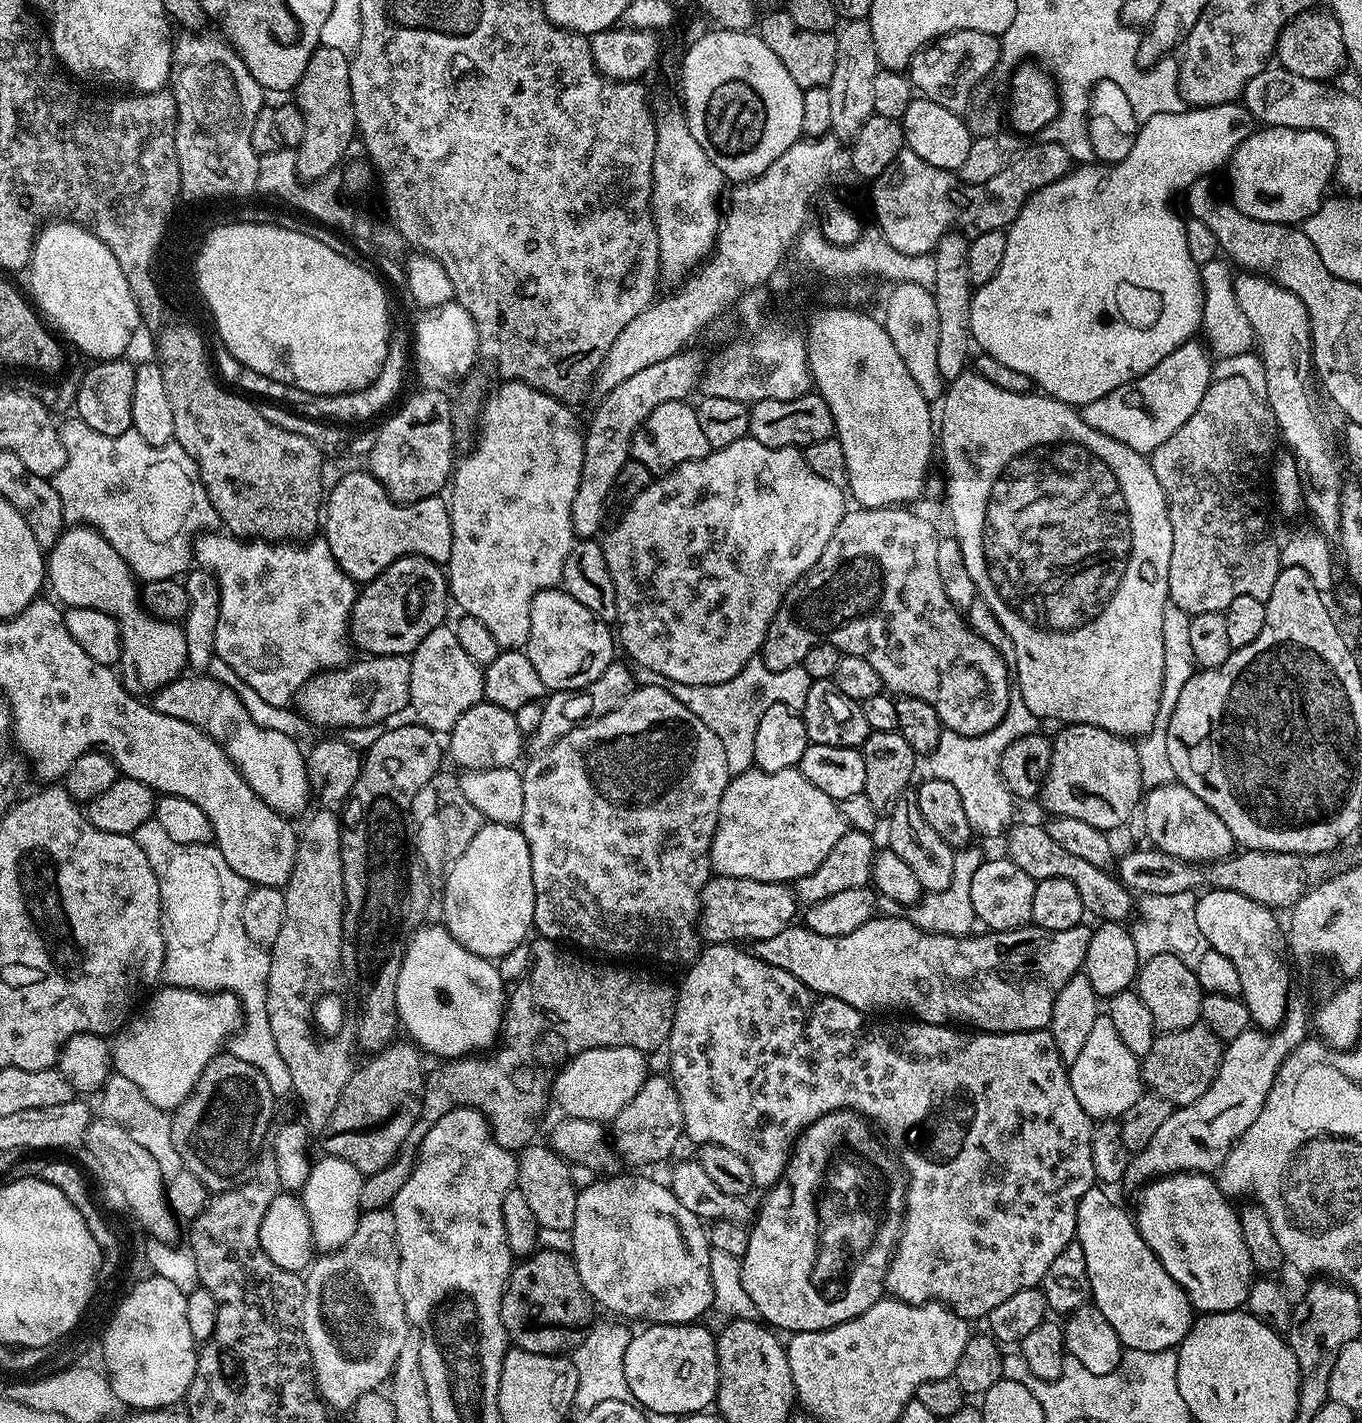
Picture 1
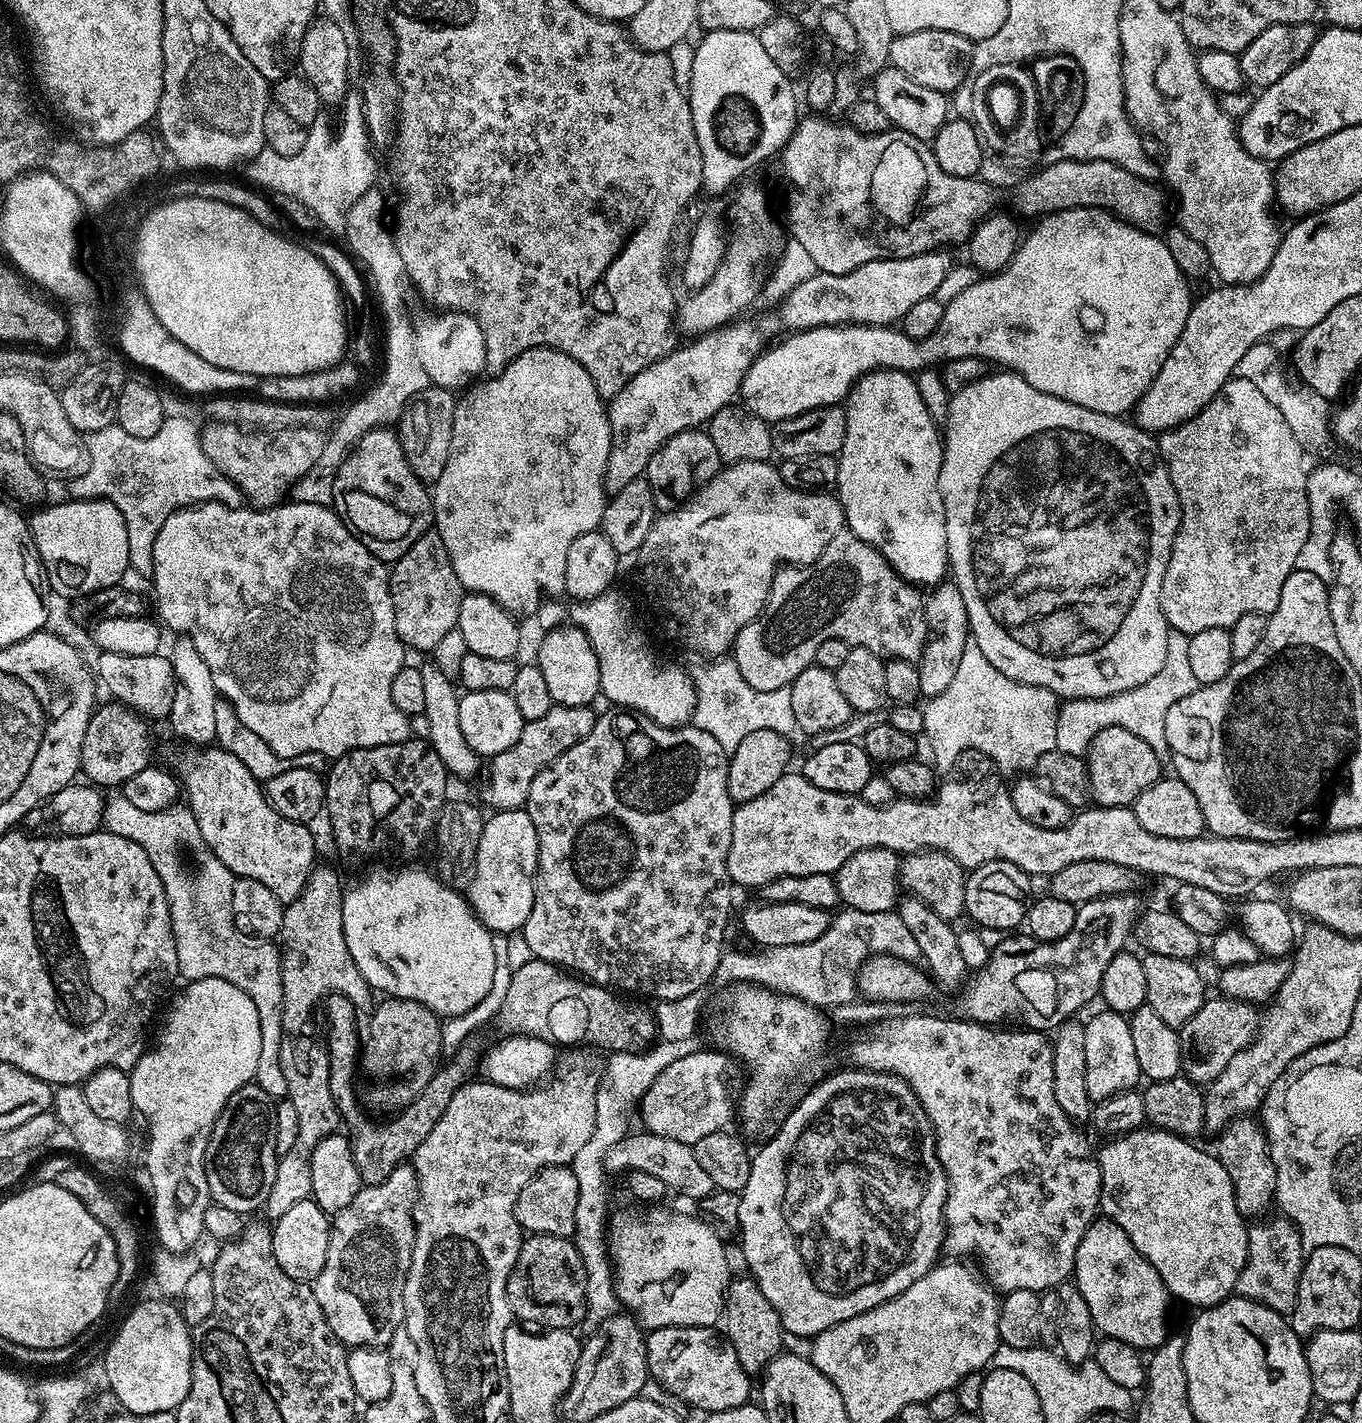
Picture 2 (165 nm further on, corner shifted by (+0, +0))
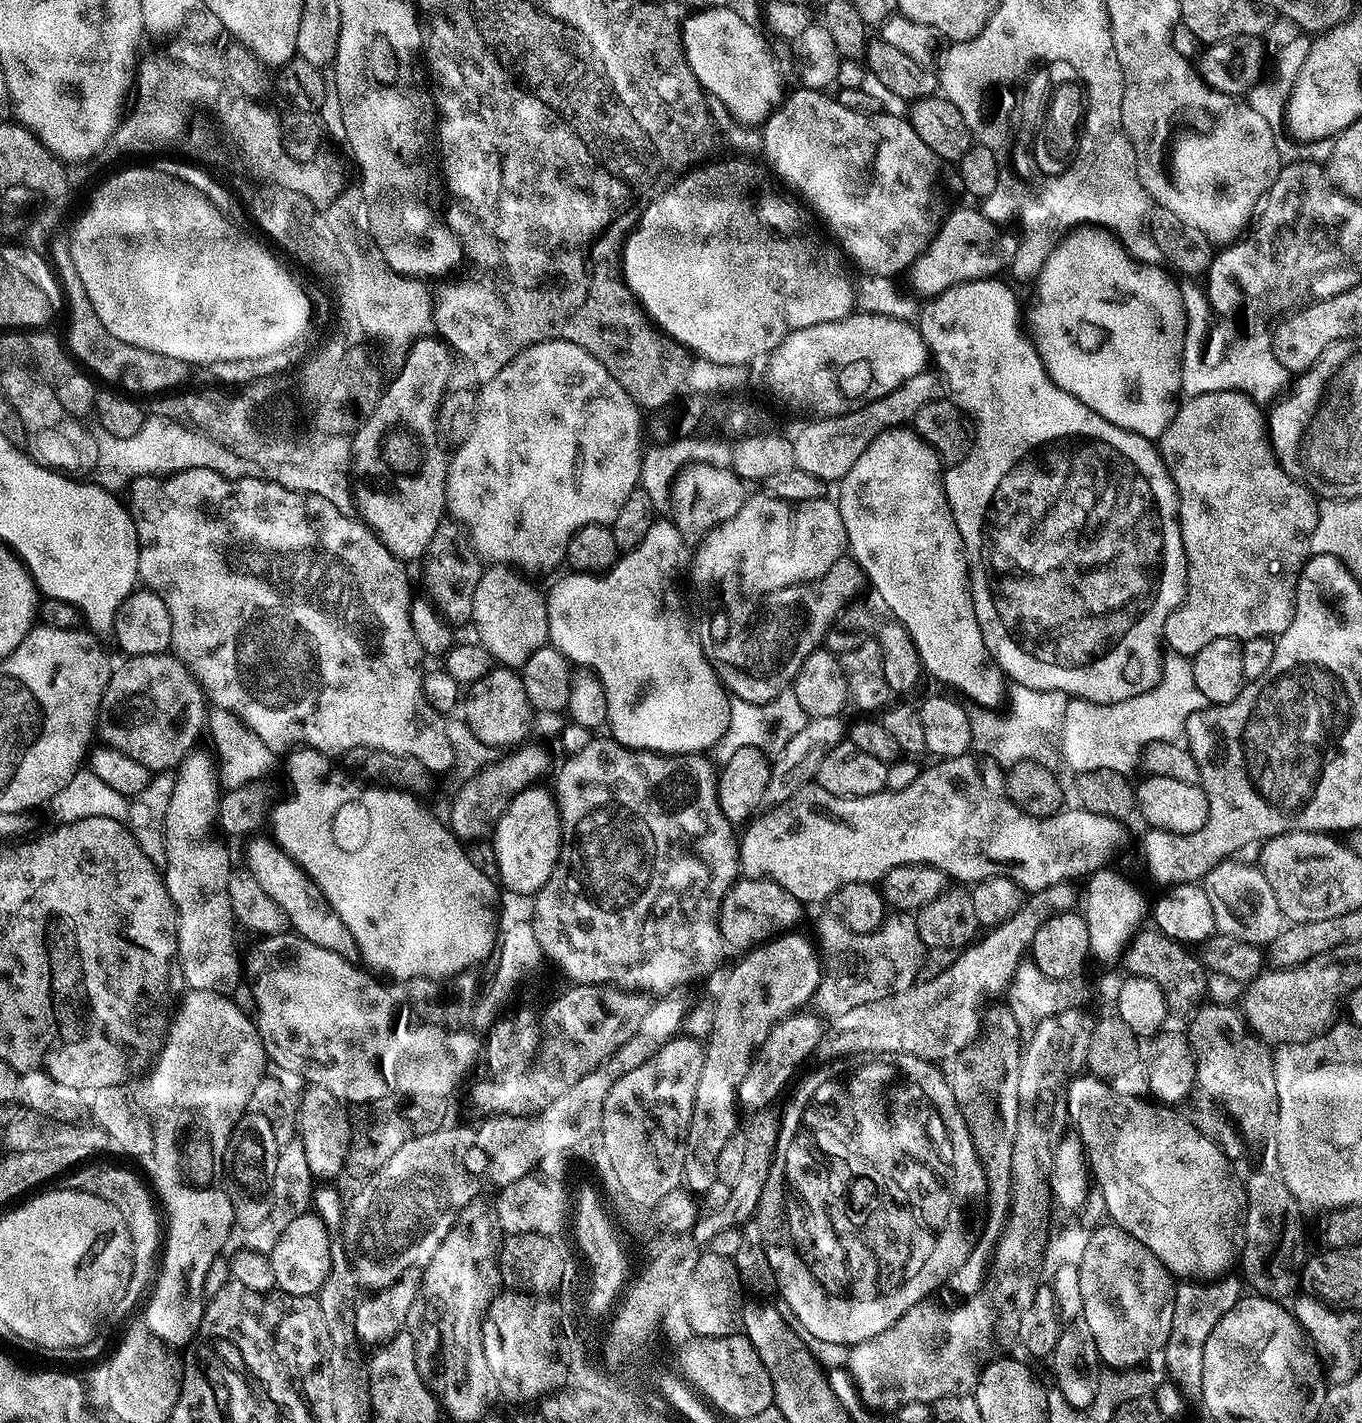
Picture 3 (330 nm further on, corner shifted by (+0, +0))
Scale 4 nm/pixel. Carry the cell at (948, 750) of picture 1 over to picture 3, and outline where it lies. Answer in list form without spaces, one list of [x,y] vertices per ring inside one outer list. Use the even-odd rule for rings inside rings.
[[[1032,688],[1016,690],[1004,712],[980,708],[969,717],[972,745],[983,748],[993,763],[1009,768],[1018,761],[1037,760],[1053,769],[1059,763],[1059,744],[1062,718],[1065,717],[1069,697],[1062,691],[1035,691]]]

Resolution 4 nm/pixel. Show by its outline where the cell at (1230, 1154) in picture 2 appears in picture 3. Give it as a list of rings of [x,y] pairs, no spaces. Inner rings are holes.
[[[1208,1002],[1191,1013],[1192,1025],[1186,1028],[1186,1035],[1196,1057],[1196,1082],[1203,1095],[1213,1096],[1226,1109],[1244,1144],[1272,1162],[1276,1159],[1280,1109],[1273,1053],[1250,1033],[1241,1013],[1234,1009]]]

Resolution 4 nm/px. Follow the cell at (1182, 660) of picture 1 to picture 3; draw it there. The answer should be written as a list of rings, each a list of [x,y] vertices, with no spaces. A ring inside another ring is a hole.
[[[1171,650],[1165,651],[1160,666],[1160,681],[1150,690],[1138,694],[1134,698],[1126,698],[1113,704],[1095,704],[1089,700],[1069,699],[1065,717],[1062,718],[1059,744],[1059,759],[1062,764],[1072,768],[1073,773],[1089,772],[1090,770],[1114,770],[1124,772],[1136,748],[1139,749],[1150,742],[1167,740],[1176,742],[1184,736],[1184,724],[1198,710],[1206,706],[1202,690],[1194,683],[1194,670],[1189,657]]]

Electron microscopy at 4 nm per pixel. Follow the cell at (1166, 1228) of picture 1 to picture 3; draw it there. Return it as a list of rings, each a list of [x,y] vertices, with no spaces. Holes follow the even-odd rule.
[[[1091,1074],[1077,1075],[1068,1085],[1068,1114],[1080,1131],[1095,1187],[1104,1199],[1107,1219],[1117,1228],[1126,1230],[1126,1234],[1130,1234],[1138,1242],[1142,1242],[1142,1246],[1146,1246],[1146,1250],[1150,1250],[1150,1254],[1154,1254],[1154,1258],[1158,1258],[1158,1262],[1162,1262],[1162,1266],[1166,1266],[1166,1270],[1172,1273],[1173,1277],[1184,1282],[1211,1282],[1223,1277],[1231,1269],[1228,1267],[1232,1263],[1235,1265],[1241,1255],[1241,1245],[1244,1243],[1245,1185],[1241,1178],[1239,1180],[1236,1177],[1236,1172],[1232,1169],[1235,1168],[1233,1161],[1229,1160],[1228,1155],[1217,1144],[1210,1142],[1206,1134],[1198,1131],[1189,1122],[1187,1115],[1180,1113],[1179,1116],[1176,1111],[1175,1107],[1165,1106],[1148,1098],[1118,1094],[1118,1090],[1114,1090],[1107,1079]]]

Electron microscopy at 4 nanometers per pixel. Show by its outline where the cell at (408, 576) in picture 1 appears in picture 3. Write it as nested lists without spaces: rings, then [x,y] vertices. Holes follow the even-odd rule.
[[[441,522],[434,538],[422,557],[424,564],[424,588],[427,599],[437,612],[441,613],[449,625],[456,626],[467,621],[472,614],[472,595],[478,586],[482,571],[482,561],[472,550],[468,537],[456,522]]]

